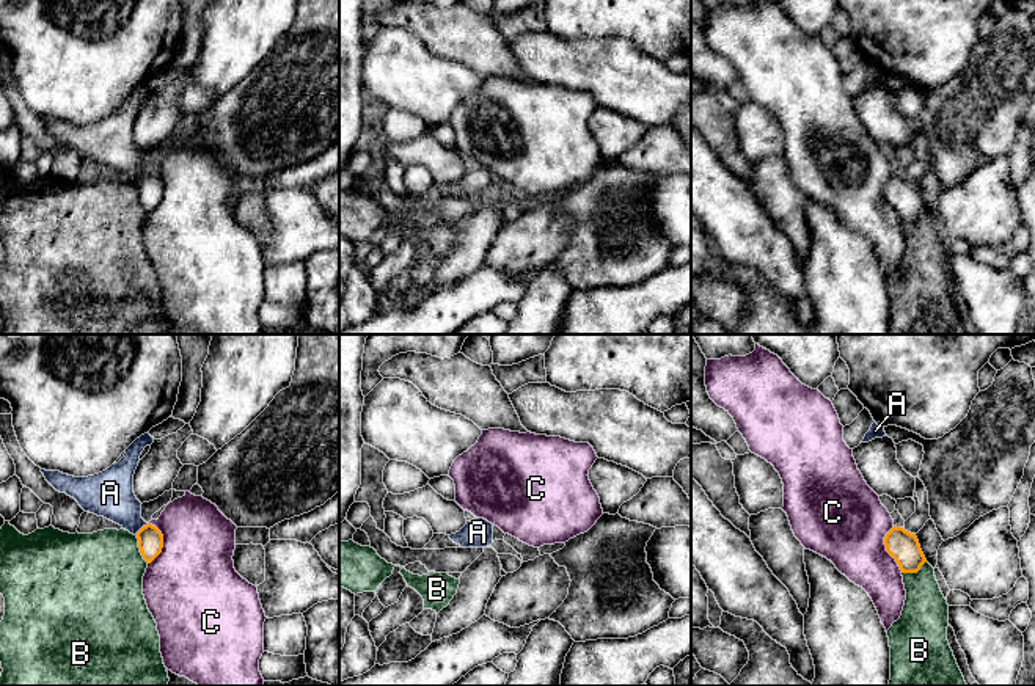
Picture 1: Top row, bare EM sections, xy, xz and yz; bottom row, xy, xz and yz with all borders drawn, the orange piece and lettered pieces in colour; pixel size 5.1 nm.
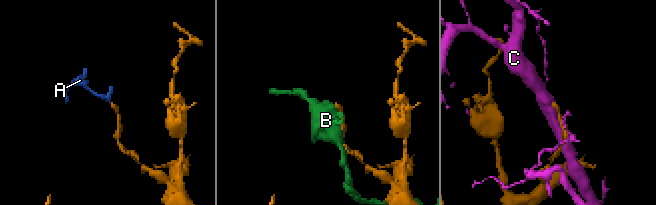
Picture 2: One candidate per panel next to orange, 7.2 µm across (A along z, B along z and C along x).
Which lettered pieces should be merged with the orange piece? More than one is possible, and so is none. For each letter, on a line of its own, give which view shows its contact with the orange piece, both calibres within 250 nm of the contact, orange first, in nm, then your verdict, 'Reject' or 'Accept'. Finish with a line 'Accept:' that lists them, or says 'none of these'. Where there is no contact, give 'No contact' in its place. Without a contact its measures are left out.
A: Touches orange in xy. Thickness 130 nm (orange) against 240 nm. Accept
B: Touches orange in xy. Thickness 130 nm (orange) against 440 nm. Reject
C: Touches orange in yz. Thickness 160 nm (orange) against 400 nm. Reject
Accept: A

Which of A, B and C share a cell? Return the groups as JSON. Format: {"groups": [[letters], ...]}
{"groups": [["A"], ["B"], ["C"]]}

